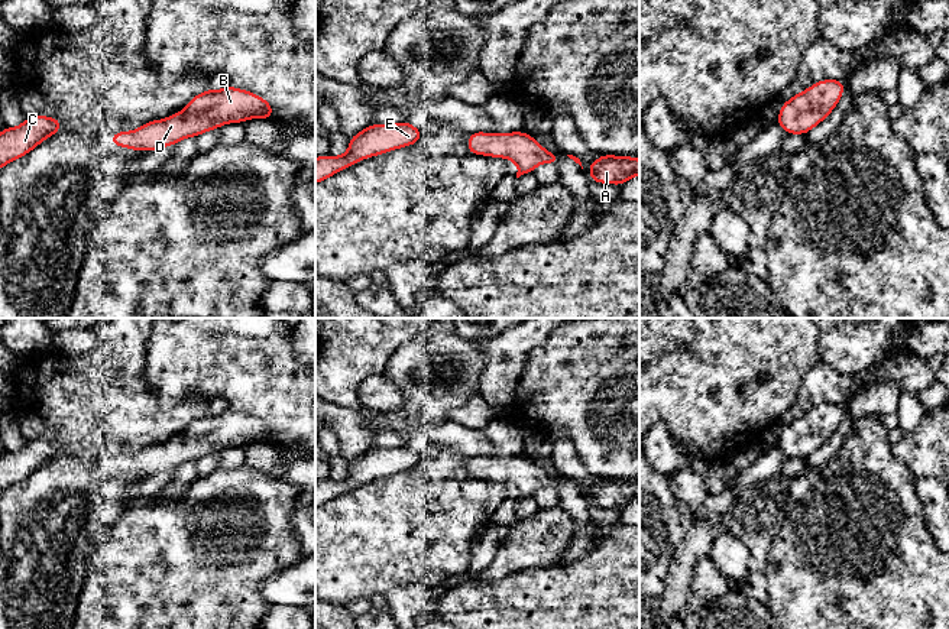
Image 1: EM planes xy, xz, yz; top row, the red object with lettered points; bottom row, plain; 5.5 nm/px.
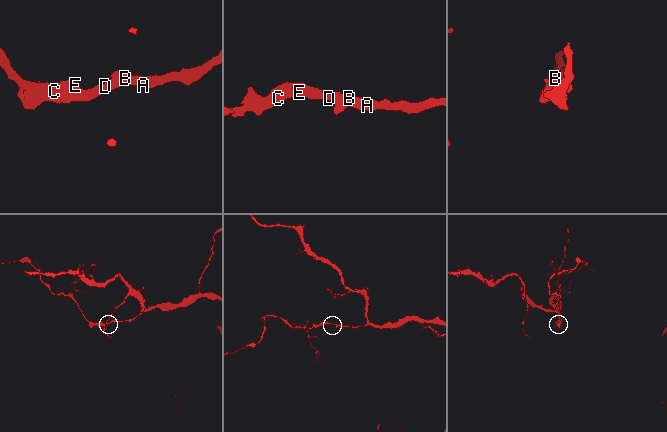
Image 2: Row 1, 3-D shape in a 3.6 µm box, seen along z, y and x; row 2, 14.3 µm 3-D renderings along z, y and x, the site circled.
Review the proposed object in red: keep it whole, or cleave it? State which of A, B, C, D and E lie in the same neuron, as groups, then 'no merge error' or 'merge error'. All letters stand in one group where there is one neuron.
groups A B C D E; no merge error

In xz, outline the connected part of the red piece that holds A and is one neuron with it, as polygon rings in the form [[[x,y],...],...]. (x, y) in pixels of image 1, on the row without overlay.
[[[602,479],[589,490],[589,502],[599,508],[621,510],[639,499],[639,483],[632,480]]]

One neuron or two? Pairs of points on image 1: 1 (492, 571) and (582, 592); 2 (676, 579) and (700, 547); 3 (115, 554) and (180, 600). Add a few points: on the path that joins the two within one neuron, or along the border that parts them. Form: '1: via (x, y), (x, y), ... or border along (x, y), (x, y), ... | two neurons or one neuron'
1: border along (541, 567), (517, 570), (496, 580), (475, 579) | two neurons
2: via (680, 571), (682, 566), (693, 554) | one neuron
3: via (130, 570), (139, 579), (158, 579), (164, 584) | one neuron

